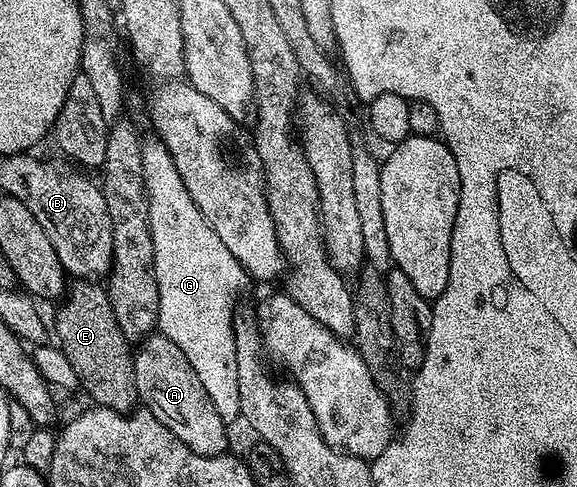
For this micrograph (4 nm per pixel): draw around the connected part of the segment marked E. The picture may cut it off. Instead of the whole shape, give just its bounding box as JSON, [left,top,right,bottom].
[54,279,140,414]

